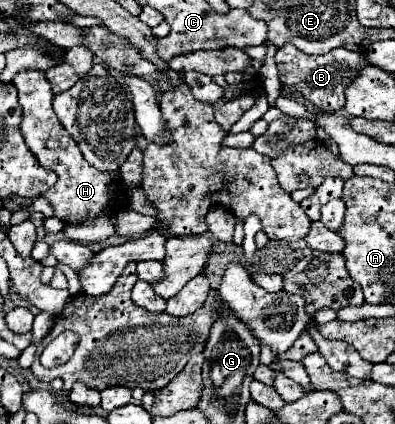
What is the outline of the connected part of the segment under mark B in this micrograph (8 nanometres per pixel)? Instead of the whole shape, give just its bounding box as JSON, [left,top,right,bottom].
[275,46,369,112]

